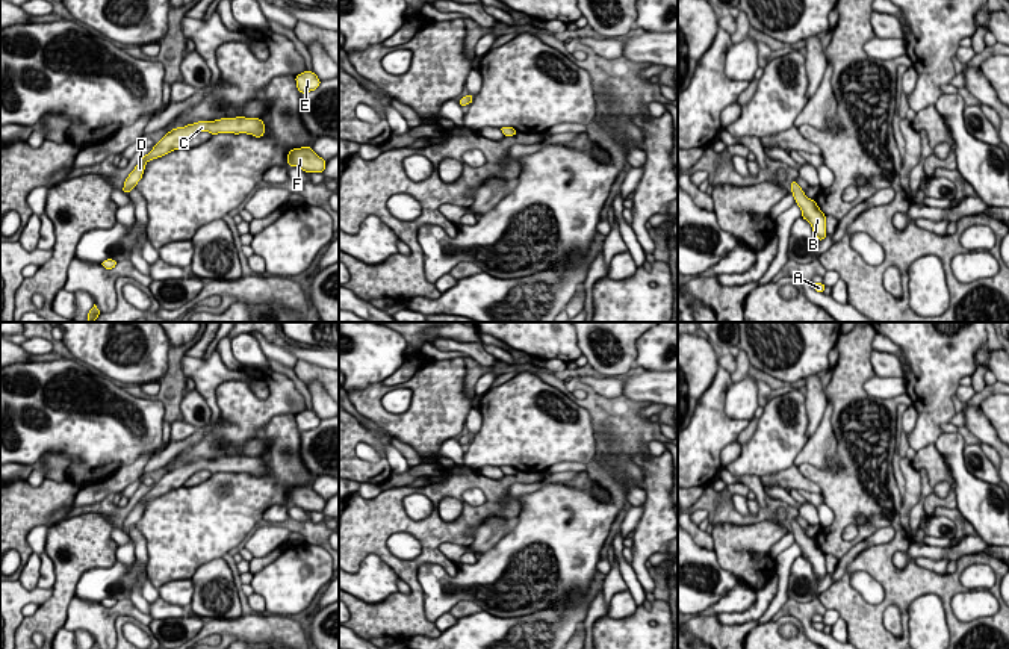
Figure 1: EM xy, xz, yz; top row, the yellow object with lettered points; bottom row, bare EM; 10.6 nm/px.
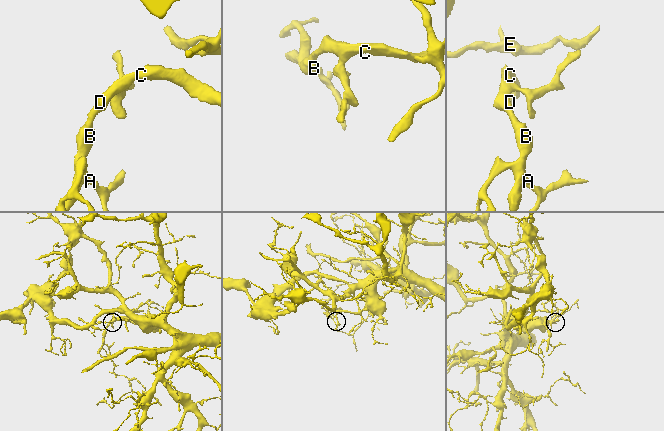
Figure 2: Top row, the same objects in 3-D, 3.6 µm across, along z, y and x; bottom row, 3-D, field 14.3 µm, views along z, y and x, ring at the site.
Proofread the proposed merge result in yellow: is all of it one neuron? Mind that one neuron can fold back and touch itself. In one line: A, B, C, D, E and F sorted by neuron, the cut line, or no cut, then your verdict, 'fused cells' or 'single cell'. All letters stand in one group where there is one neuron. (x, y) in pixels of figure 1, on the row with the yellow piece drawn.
A B C D E F; no cut; single cell

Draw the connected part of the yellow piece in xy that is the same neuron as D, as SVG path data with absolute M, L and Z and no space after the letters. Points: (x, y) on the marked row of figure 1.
M236 116L221 118L215 121L198 121L185 127L172 129L157 144L154 144L153 150L148 154L145 154L139 160L139 163L126 179L123 192L129 194L138 185L138 182L142 179L147 162L182 148L186 144L186 141L198 132L209 132L212 135L247 133L256 138L262 138L265 135L265 123L260 118Z

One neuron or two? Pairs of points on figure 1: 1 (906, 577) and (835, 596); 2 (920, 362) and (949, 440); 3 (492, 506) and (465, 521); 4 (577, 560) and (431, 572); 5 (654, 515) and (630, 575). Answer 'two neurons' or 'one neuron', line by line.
1: one neuron
2: two neurons
3: one neuron
4: one neuron
5: two neurons

